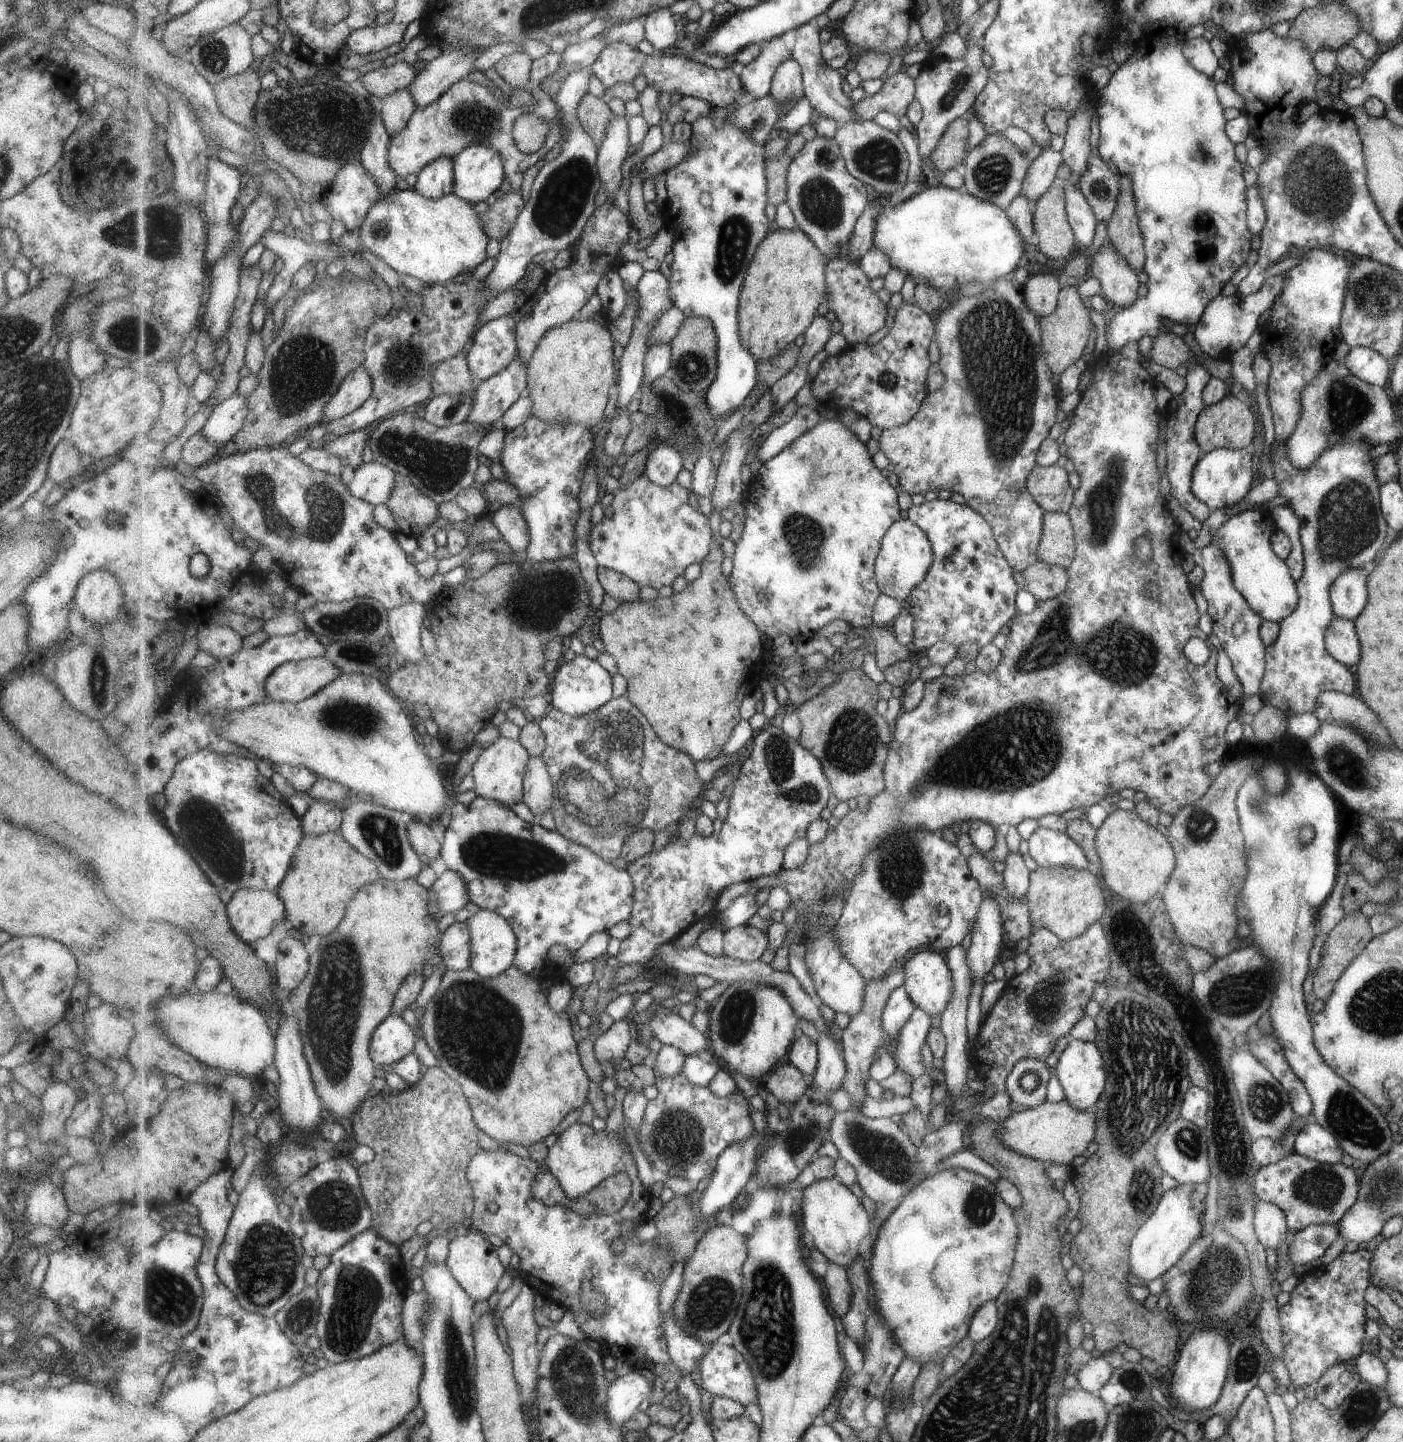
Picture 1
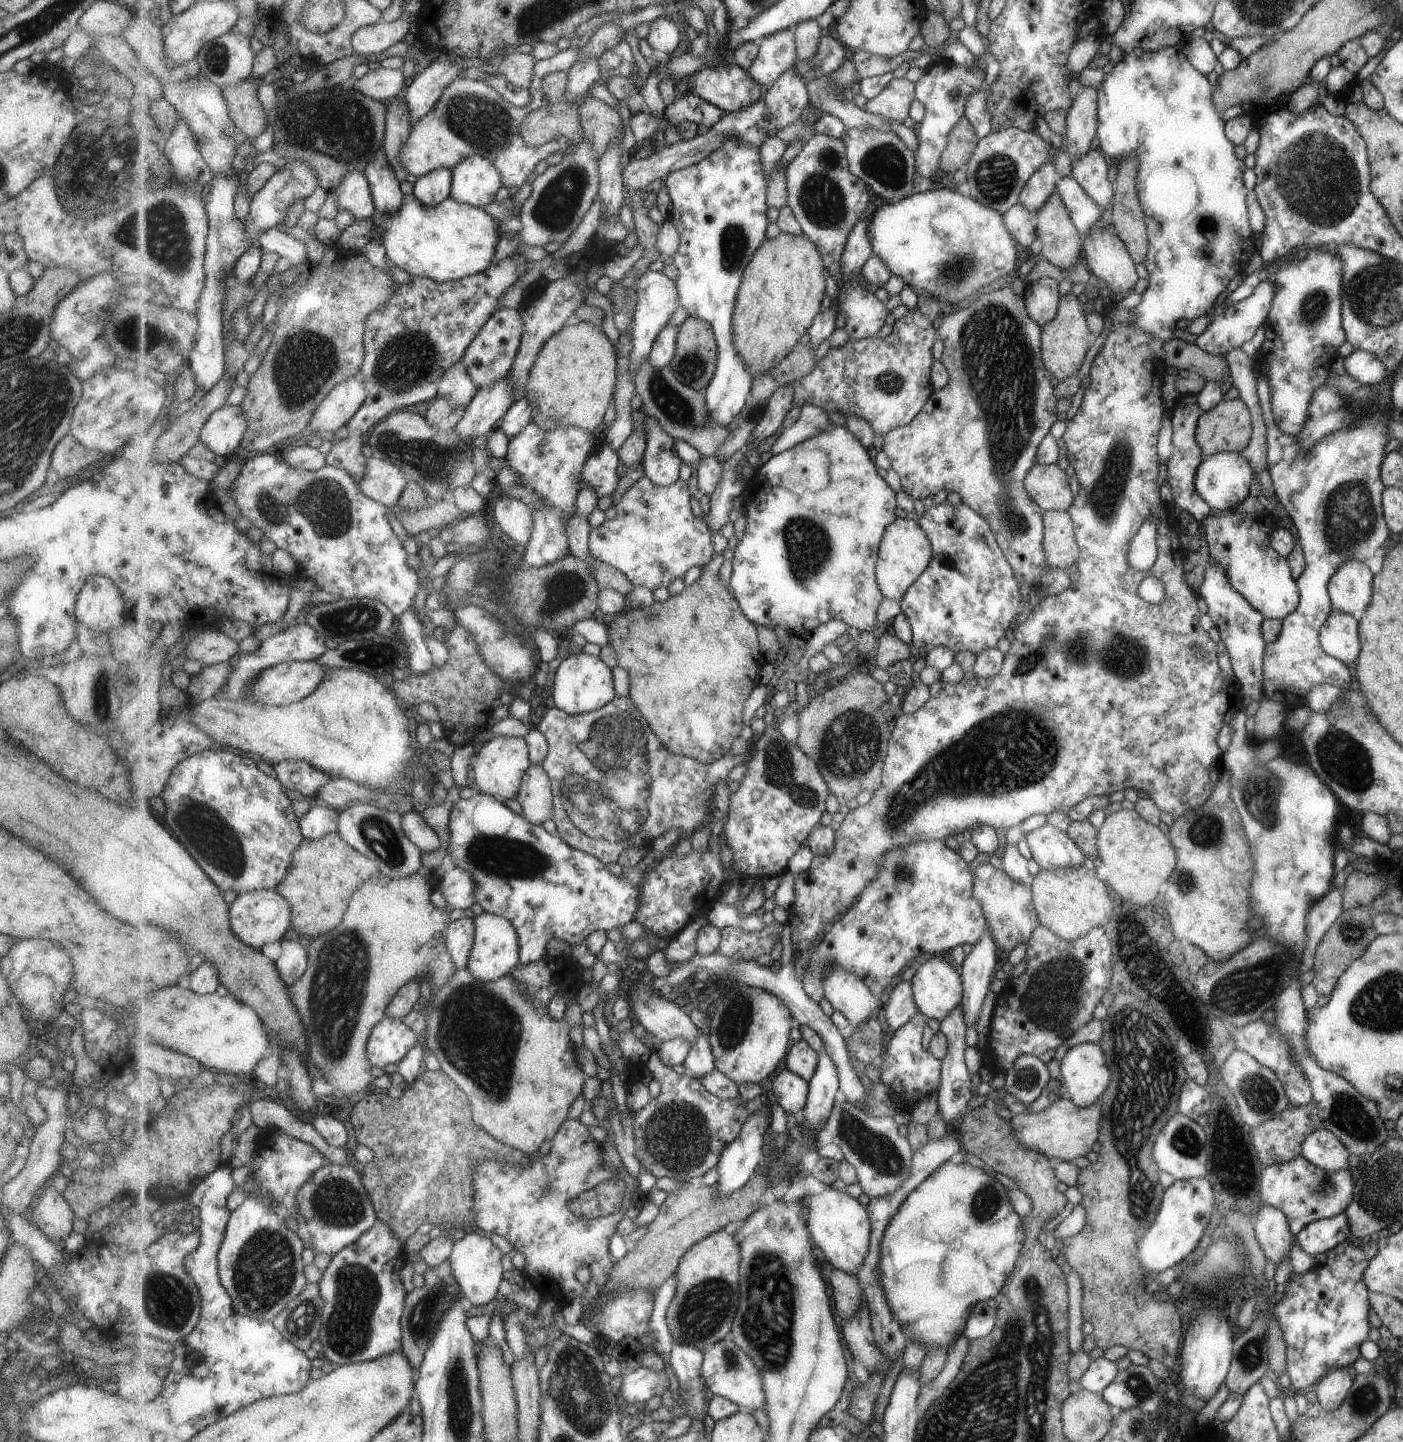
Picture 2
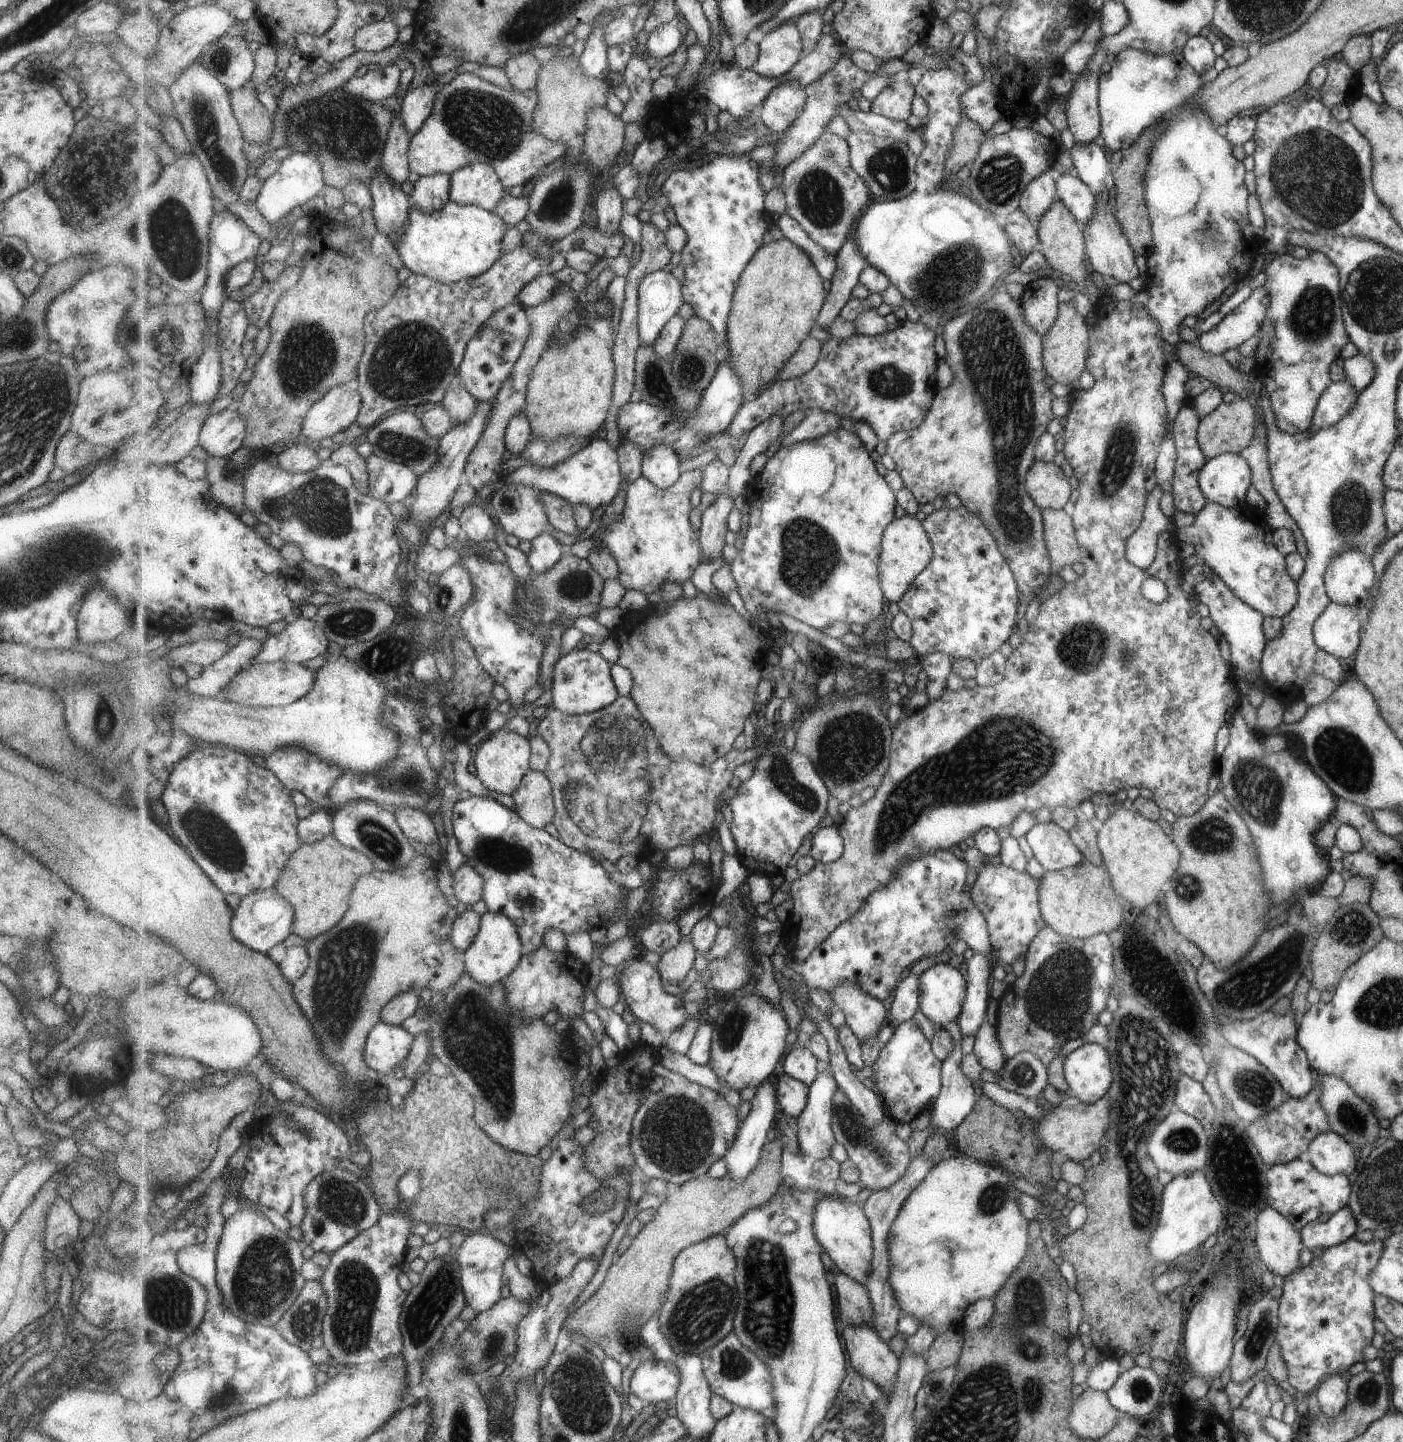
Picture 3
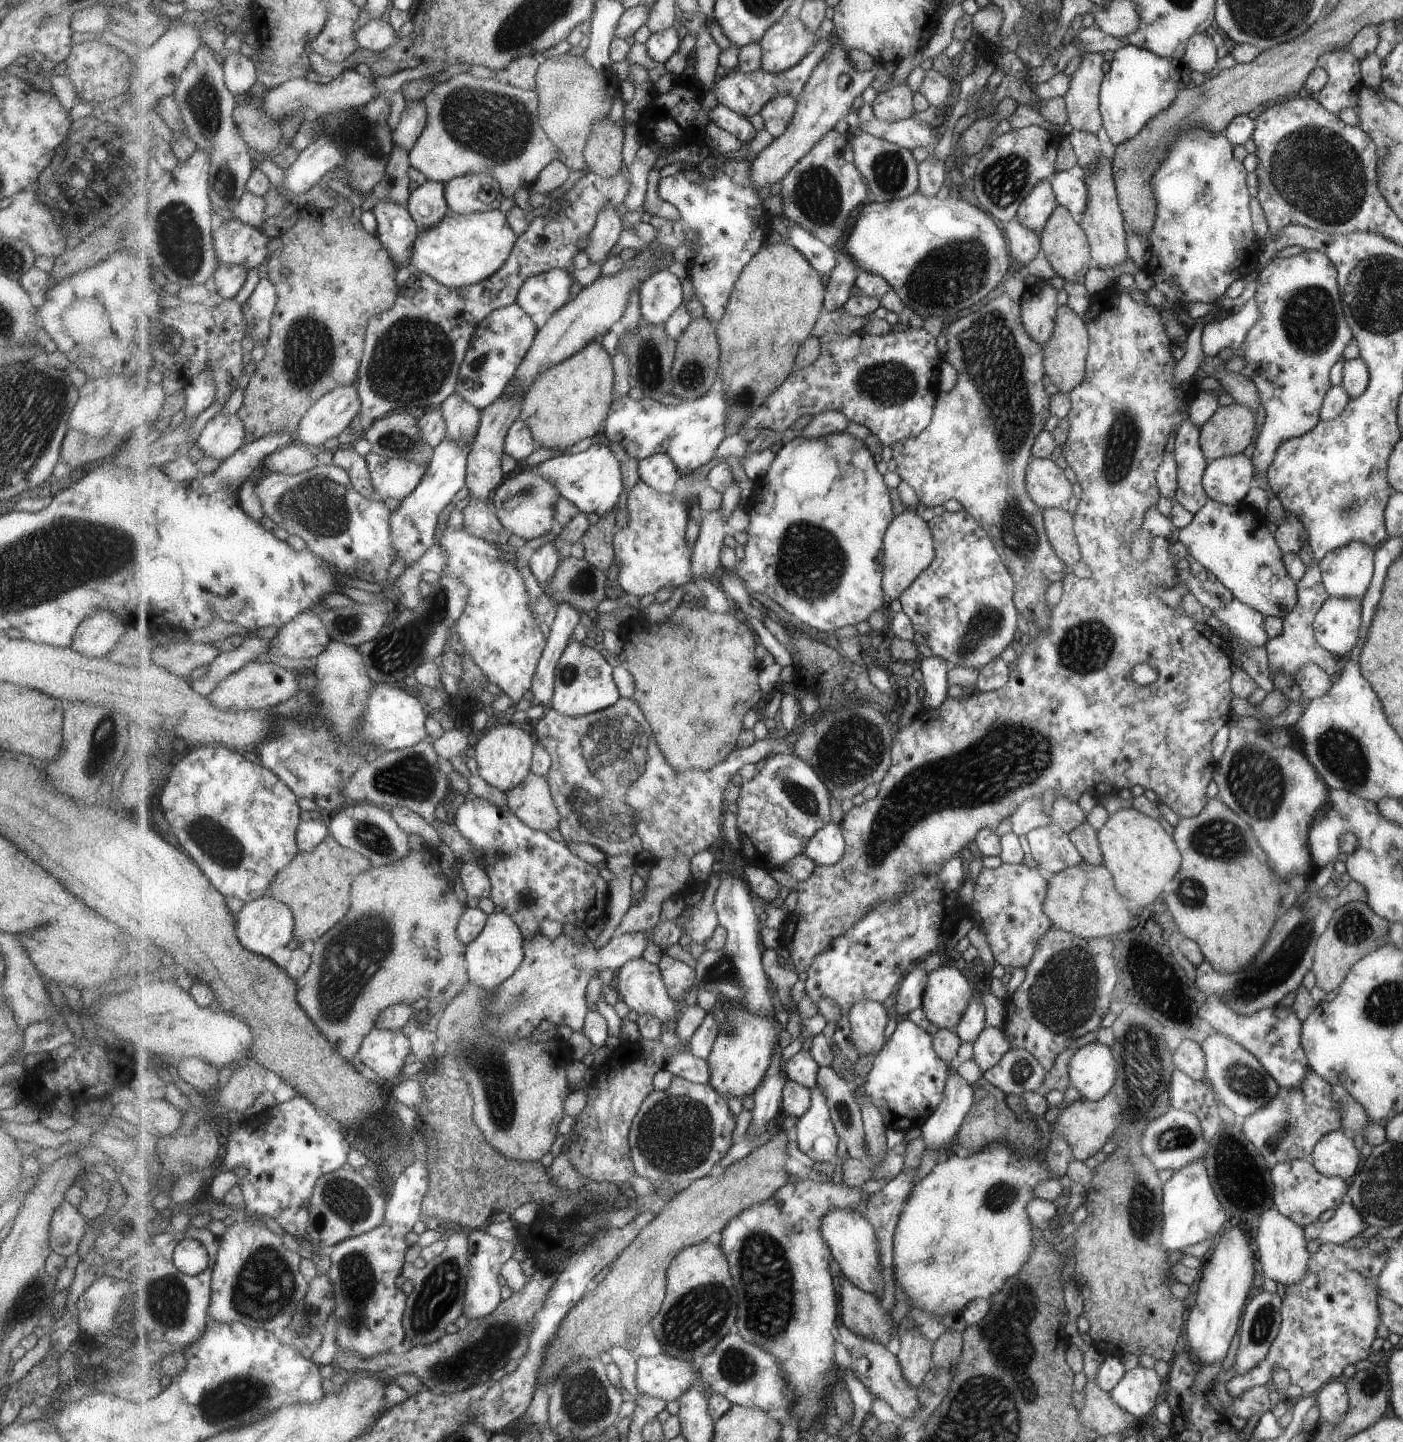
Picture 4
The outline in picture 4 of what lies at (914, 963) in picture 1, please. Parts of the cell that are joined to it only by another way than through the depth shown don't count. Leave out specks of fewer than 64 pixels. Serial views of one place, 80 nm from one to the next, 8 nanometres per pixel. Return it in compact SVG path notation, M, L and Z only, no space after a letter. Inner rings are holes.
M944 964L929 975L921 1007L932 1024L951 1029L963 1018L972 995L973 986L964 972Z

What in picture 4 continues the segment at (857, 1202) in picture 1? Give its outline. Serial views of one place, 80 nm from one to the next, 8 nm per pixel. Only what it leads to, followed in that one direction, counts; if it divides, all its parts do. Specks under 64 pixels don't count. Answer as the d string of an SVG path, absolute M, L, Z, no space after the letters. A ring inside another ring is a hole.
M833 1209L823 1219L822 1233L831 1247L834 1260L840 1265L841 1272L861 1290L877 1295L886 1282L882 1275L878 1236L871 1221L855 1211Z

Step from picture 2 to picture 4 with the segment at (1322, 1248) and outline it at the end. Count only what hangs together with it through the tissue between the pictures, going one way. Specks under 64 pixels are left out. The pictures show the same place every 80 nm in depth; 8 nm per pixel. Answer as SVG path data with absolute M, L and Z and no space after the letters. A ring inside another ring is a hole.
M1348 1200L1341 1202L1334 1209L1334 1214L1327 1221L1315 1219L1305 1226L1305 1240L1341 1245L1367 1227L1363 1217Z

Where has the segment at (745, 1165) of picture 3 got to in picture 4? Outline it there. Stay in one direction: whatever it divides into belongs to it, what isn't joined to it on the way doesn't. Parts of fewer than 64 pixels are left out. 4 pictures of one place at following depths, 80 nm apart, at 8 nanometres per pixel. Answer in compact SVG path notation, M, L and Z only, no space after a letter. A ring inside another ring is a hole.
M777 1047L772 1066L765 1073L760 1087L755 1091L755 1106L752 1110L752 1120L747 1130L748 1135L757 1136L766 1131L765 1126L771 1122L782 1107L782 1096L786 1085L785 1076L781 1074L783 1064L782 1048Z

